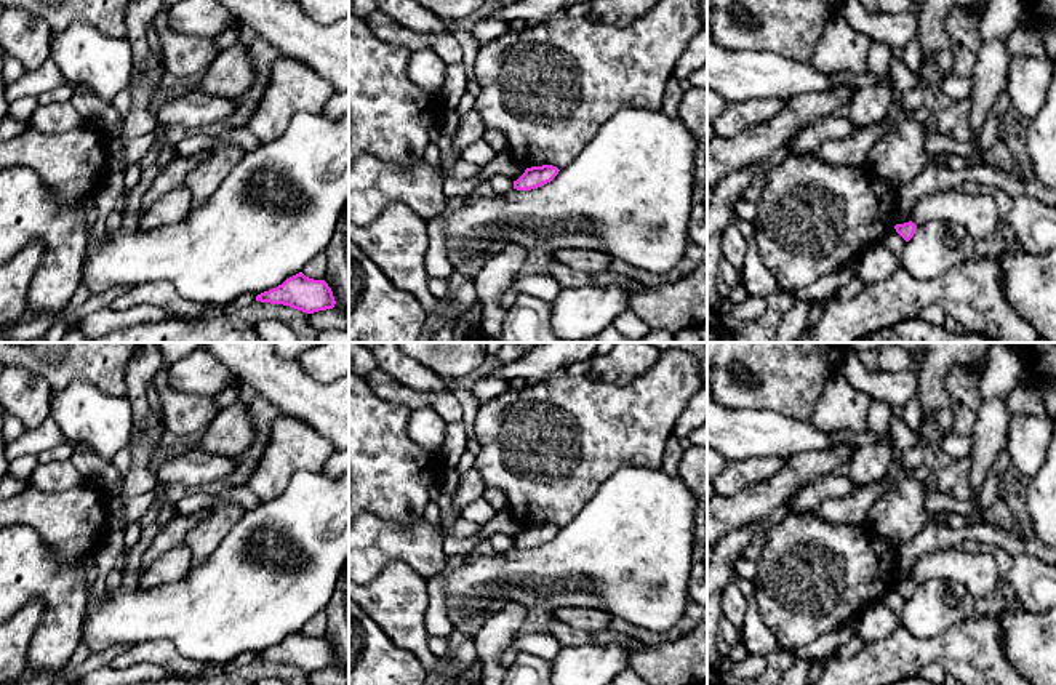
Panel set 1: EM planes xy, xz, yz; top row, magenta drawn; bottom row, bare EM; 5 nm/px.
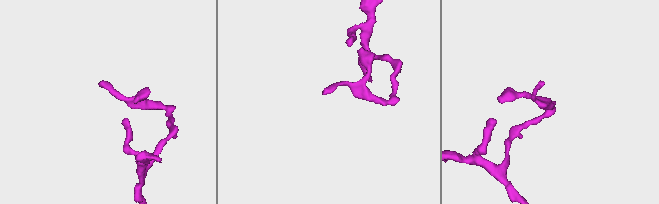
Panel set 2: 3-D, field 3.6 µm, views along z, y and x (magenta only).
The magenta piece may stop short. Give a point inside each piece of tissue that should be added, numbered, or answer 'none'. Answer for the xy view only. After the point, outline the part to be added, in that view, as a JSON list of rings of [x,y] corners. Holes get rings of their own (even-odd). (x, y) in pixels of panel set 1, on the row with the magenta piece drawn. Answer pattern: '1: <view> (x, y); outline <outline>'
none

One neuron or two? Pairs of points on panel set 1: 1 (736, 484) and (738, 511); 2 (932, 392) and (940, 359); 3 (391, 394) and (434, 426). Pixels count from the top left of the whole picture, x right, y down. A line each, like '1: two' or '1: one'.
1: two
2: one
3: two

